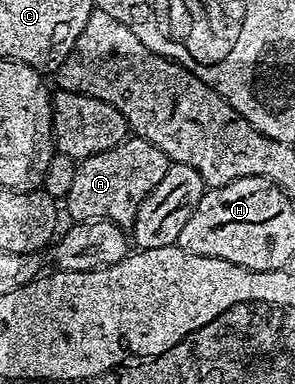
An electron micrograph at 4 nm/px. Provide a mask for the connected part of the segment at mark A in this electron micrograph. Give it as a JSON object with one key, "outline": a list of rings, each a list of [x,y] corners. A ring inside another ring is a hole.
{"outline":[[[141,138],[121,140],[112,150],[92,154],[86,160],[77,161],[71,189],[64,199],[64,208],[70,211],[70,220],[112,220],[129,226],[134,223],[140,202],[160,186],[172,161],[155,144]]]}

